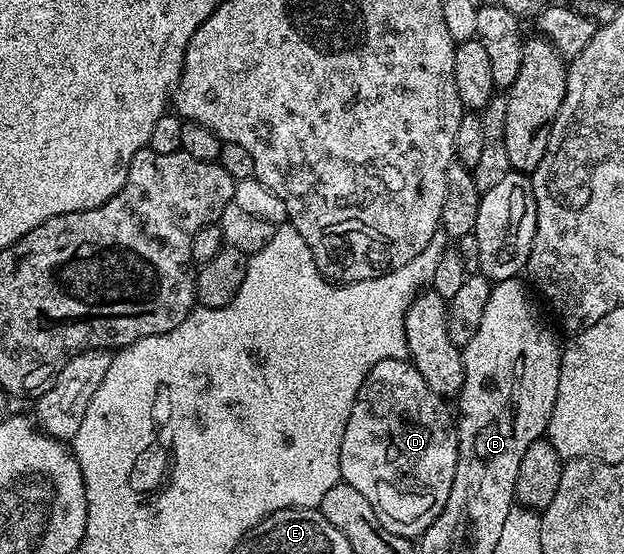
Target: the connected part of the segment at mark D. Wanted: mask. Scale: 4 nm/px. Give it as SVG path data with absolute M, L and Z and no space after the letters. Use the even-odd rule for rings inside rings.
M389 359L372 365L348 417L344 441L340 441L341 482L368 497L368 505L376 509L380 525L397 535L420 537L440 517L446 508L448 493L458 460L458 428L455 416L445 407L443 396L435 393L412 362L406 359Z

